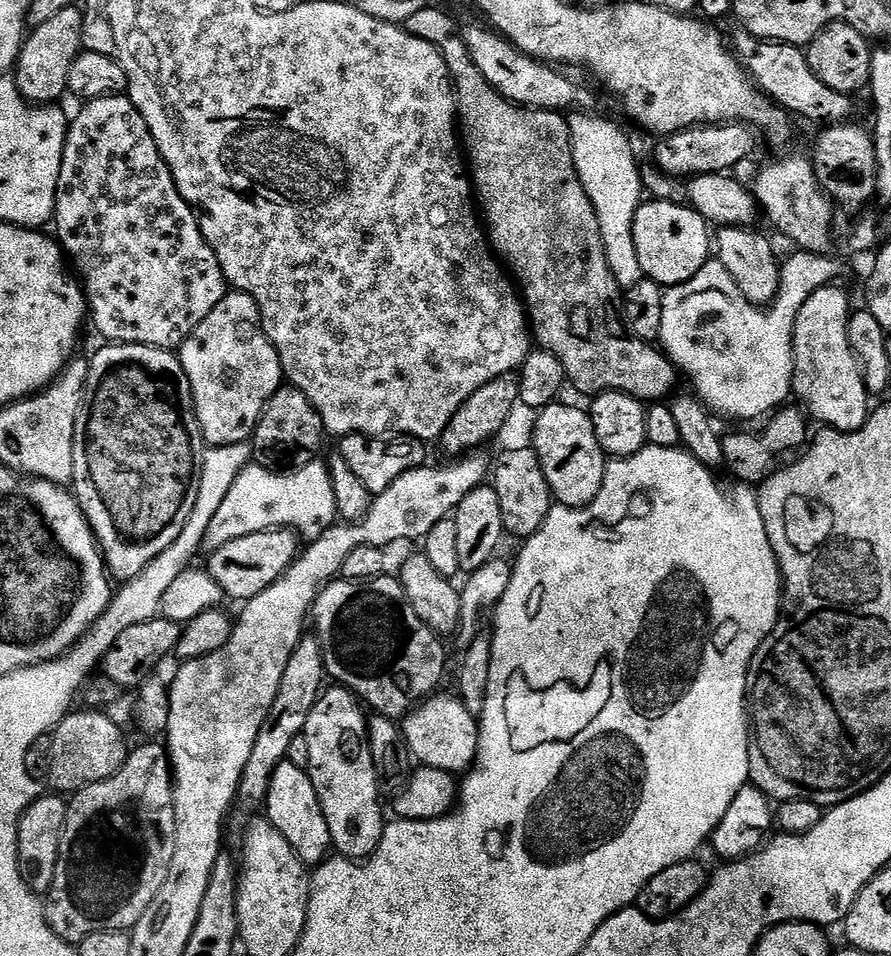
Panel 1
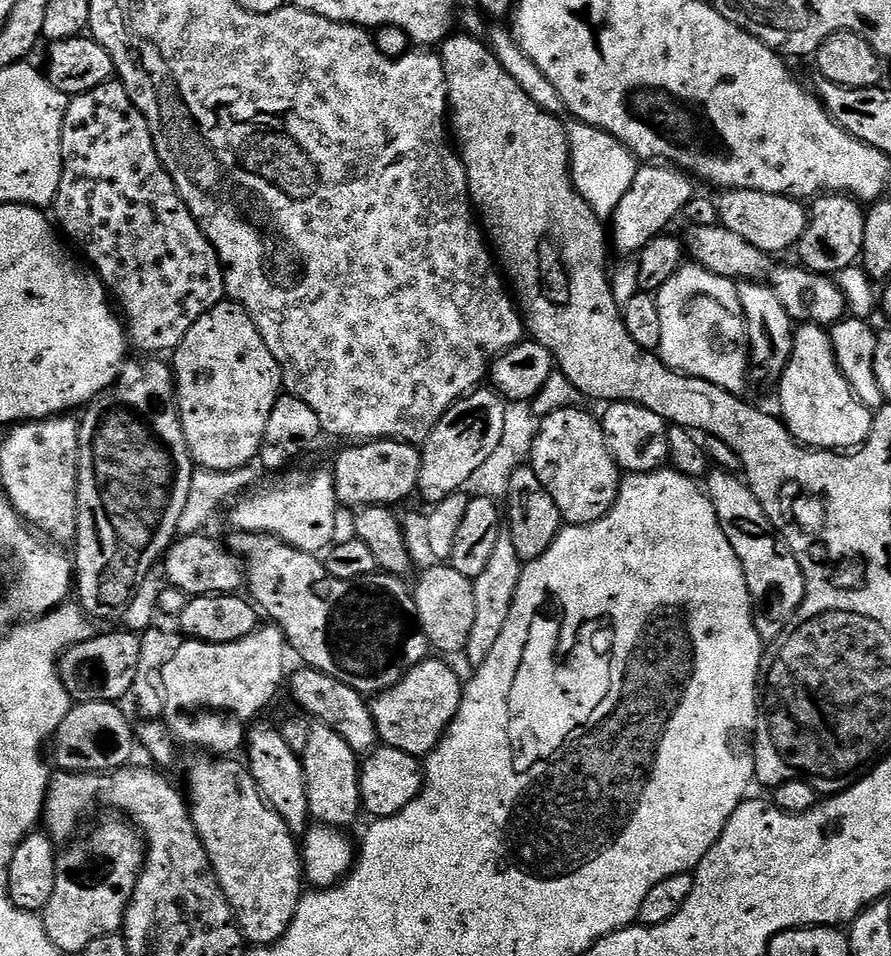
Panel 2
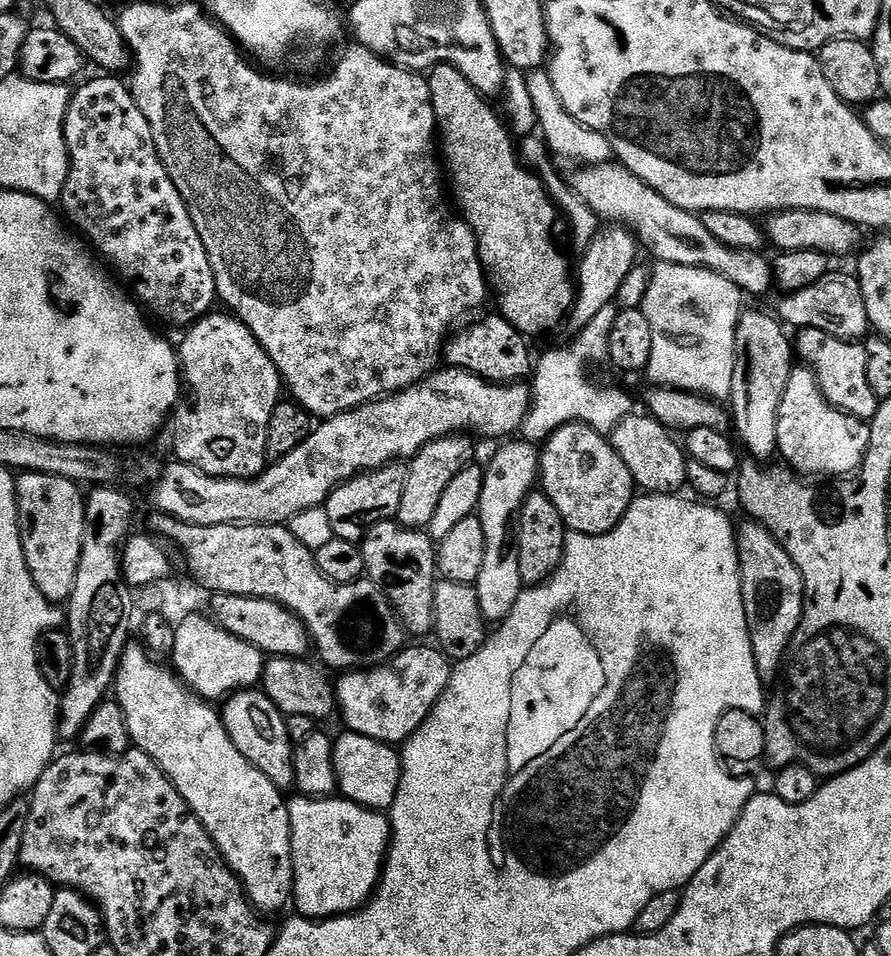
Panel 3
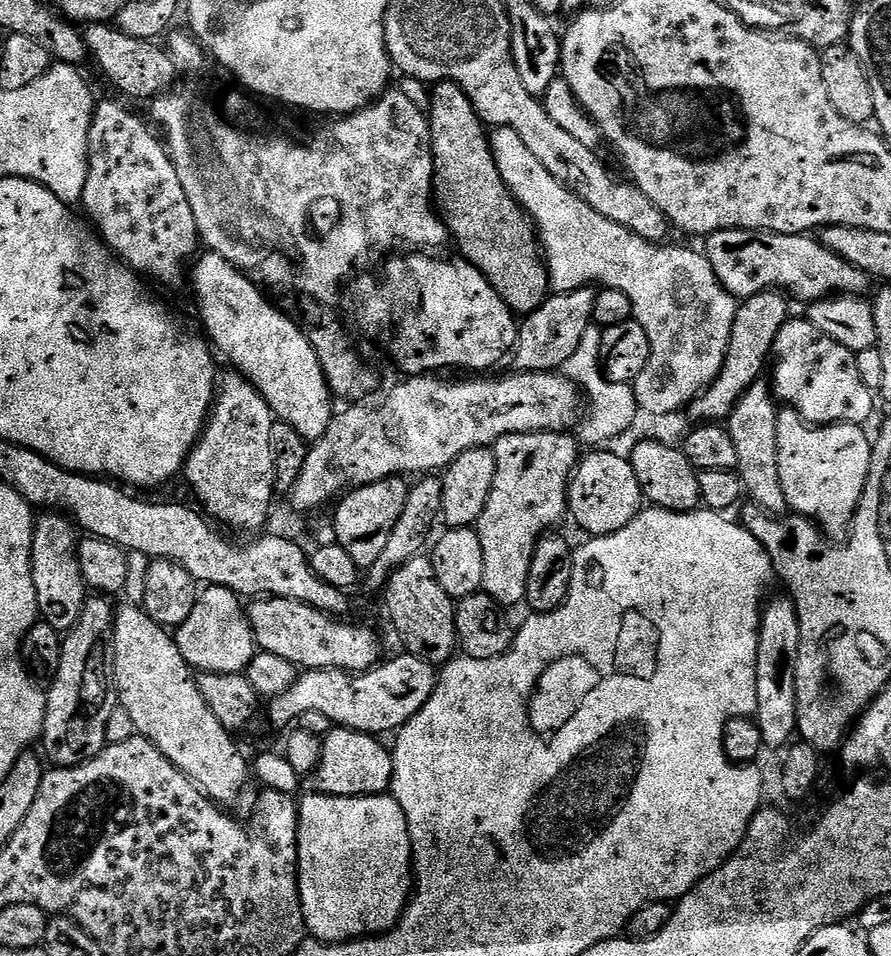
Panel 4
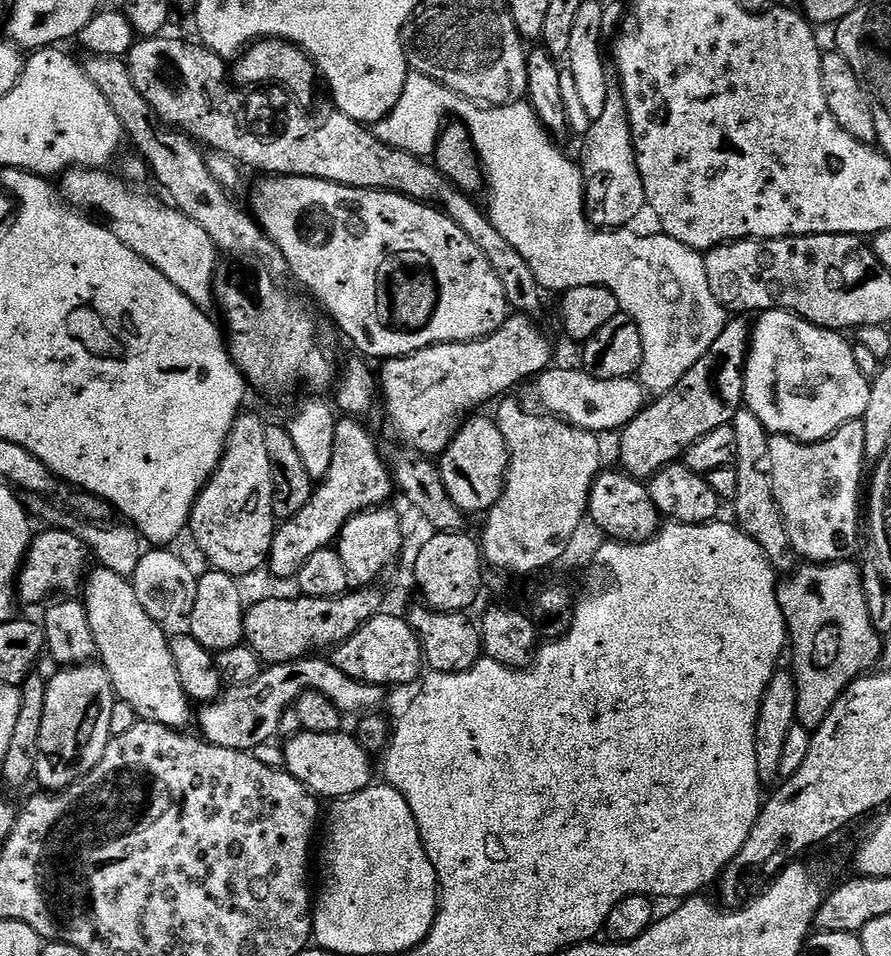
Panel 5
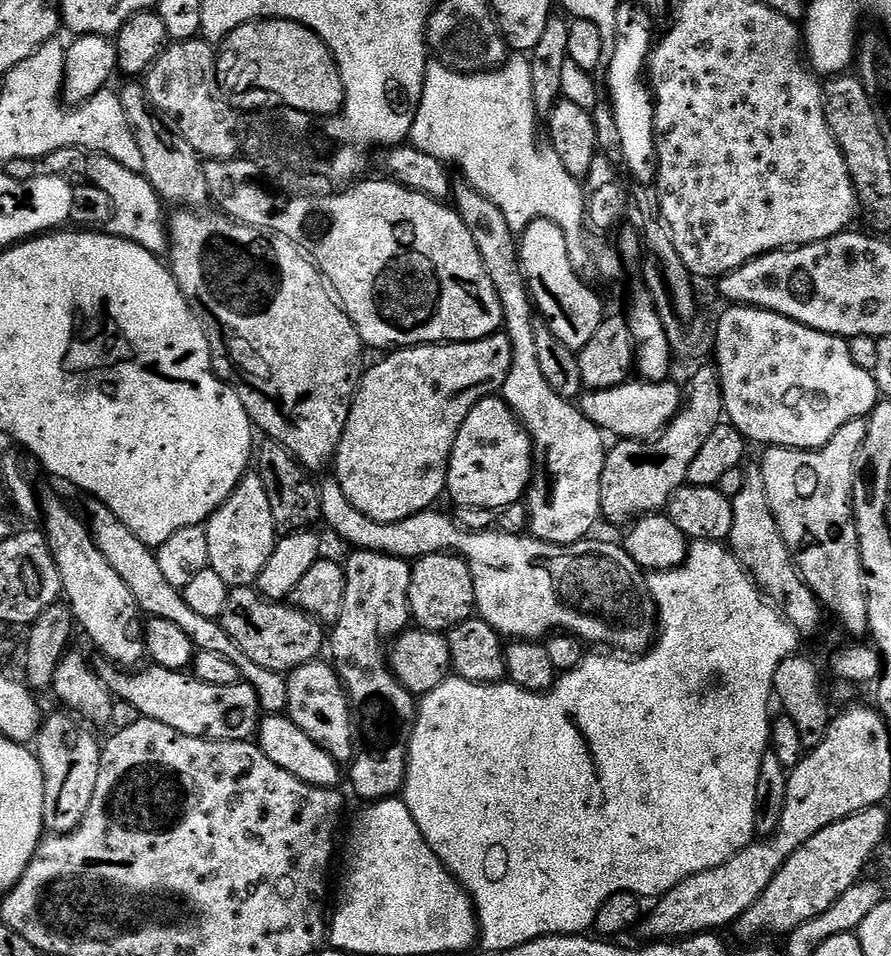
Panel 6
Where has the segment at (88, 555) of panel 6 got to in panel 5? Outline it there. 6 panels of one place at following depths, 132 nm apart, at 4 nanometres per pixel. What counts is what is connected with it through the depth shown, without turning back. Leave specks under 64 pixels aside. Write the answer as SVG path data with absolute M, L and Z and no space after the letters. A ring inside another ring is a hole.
M93 567L84 581L82 603L90 618L90 630L94 630L99 663L103 664L110 674L117 697L130 702L130 706L134 706L136 713L145 720L153 720L167 728L187 729L186 726L191 720L193 723L194 708L184 693L182 678L178 678L178 666L174 664L169 633L164 633L162 624L146 614L142 603L138 600L133 581L104 567Z

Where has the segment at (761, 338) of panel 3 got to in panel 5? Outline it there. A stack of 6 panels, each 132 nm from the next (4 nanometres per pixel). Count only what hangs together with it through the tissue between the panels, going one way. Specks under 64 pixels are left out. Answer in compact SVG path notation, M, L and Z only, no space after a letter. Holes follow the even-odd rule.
M741 408L740 413L731 422L734 434L738 434L738 450L736 451L736 463L734 465L738 474L738 490L734 507L736 507L735 523L766 554L766 558L772 563L773 568L780 574L791 574L798 567L798 557L792 551L790 534L786 534L786 526L782 514L778 510L778 502L774 498L774 478L772 477L772 451L770 442L772 436L754 418L754 414L748 408Z

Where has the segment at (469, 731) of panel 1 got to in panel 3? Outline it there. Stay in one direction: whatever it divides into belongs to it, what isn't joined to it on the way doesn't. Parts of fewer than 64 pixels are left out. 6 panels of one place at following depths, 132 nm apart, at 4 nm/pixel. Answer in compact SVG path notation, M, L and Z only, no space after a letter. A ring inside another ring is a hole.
M405 647L403 652L399 652L392 657L387 664L367 670L348 670L339 681L335 681L336 706L339 719L344 719L343 727L350 732L357 732L366 738L374 738L383 744L393 746L403 745L405 740L413 736L426 722L426 718L434 710L434 706L442 698L446 686L452 677L453 661L449 660L439 647L432 648L412 648Z

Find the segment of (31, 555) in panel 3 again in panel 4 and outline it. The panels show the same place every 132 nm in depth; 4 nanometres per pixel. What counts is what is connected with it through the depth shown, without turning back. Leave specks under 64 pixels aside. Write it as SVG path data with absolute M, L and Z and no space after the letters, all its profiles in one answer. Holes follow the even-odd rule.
M45 511L37 515L32 529L32 577L38 602L38 616L59 634L67 634L82 618L90 589L84 582L78 555L78 529L67 515Z

